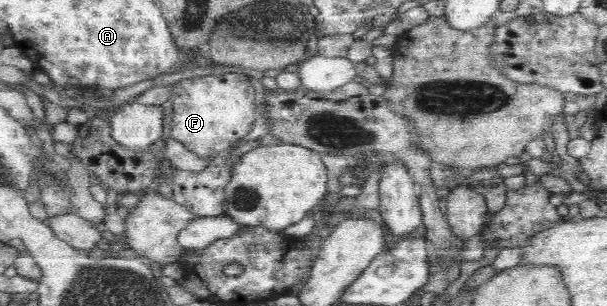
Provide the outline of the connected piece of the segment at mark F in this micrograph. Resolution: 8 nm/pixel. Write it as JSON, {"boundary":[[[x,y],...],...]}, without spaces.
{"boundary":[[[225,73],[218,76],[197,76],[184,79],[178,82],[171,89],[169,103],[173,107],[170,137],[180,141],[191,153],[208,159],[208,164],[201,171],[173,170],[173,177],[183,177],[183,179],[173,179],[171,189],[173,190],[173,200],[185,206],[191,213],[201,217],[223,216],[227,211],[225,203],[225,191],[229,181],[231,181],[231,167],[234,163],[225,160],[231,155],[231,151],[237,149],[237,140],[245,137],[255,123],[255,89],[248,76],[238,73]]]}

